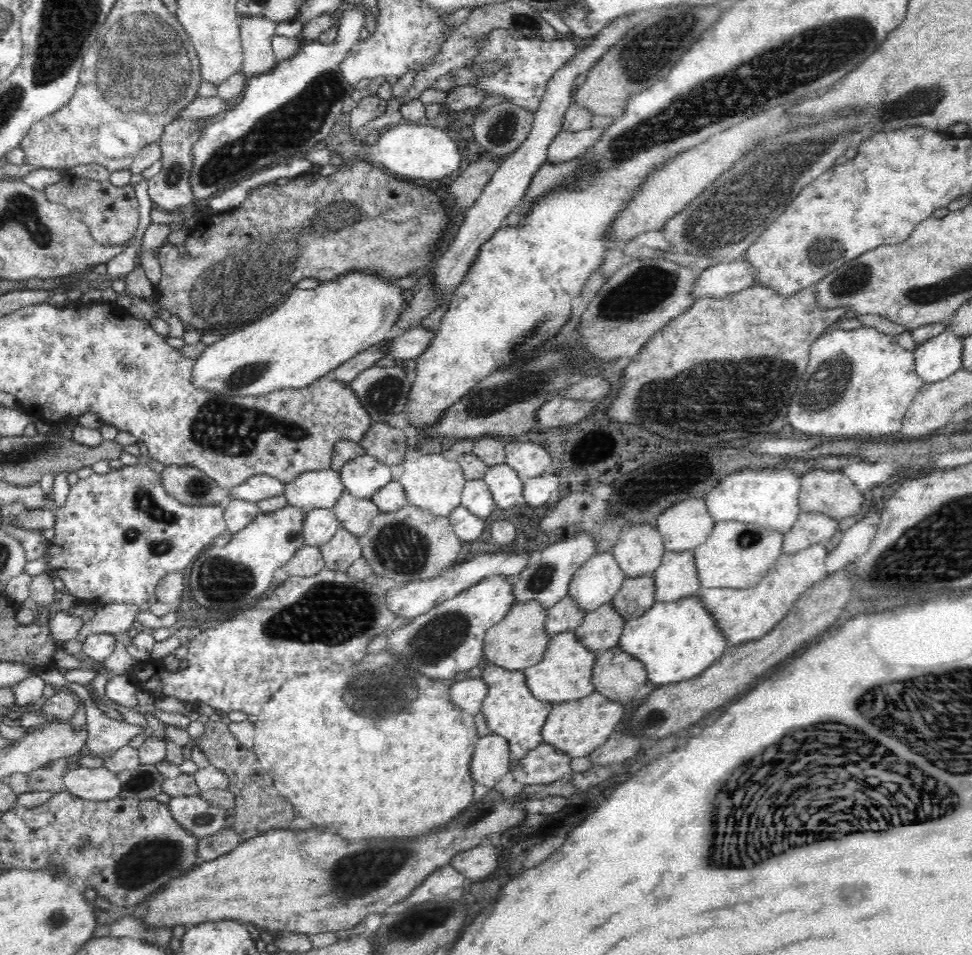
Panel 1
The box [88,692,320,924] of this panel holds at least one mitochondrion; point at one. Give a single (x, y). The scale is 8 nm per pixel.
(155, 856)

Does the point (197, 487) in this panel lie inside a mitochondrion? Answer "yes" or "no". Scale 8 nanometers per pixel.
yes

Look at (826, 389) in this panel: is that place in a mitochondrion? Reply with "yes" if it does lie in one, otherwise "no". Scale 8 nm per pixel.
yes

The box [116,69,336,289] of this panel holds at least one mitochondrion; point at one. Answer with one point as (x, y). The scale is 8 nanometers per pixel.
(174, 172)

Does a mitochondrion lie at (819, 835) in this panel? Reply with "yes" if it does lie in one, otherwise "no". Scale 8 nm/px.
no

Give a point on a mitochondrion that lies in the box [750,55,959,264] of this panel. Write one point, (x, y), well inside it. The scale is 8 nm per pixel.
(922, 99)

